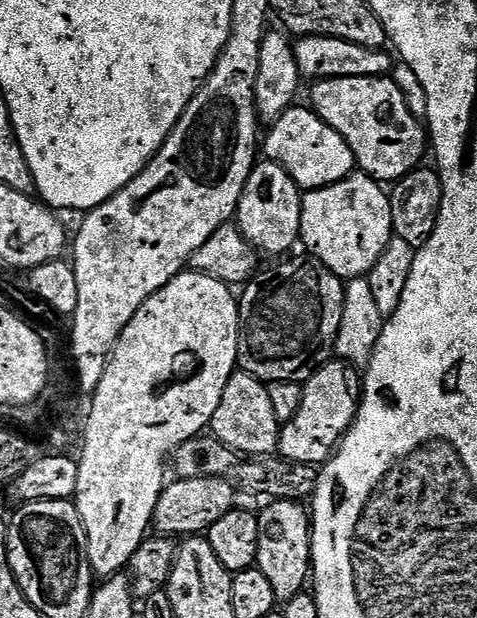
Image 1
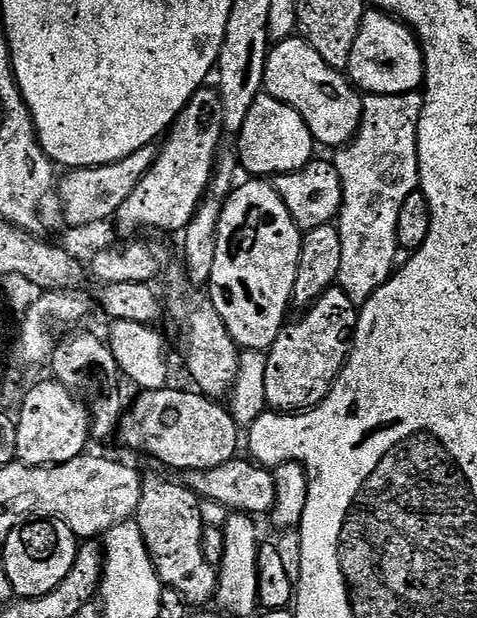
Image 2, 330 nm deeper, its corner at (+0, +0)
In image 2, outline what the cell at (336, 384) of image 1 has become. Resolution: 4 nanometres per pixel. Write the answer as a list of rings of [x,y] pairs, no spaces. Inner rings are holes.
[[[333,286],[308,305],[301,320],[284,324],[266,352],[266,402],[271,411],[310,412],[328,397],[348,360],[357,315],[357,304],[340,287]]]

